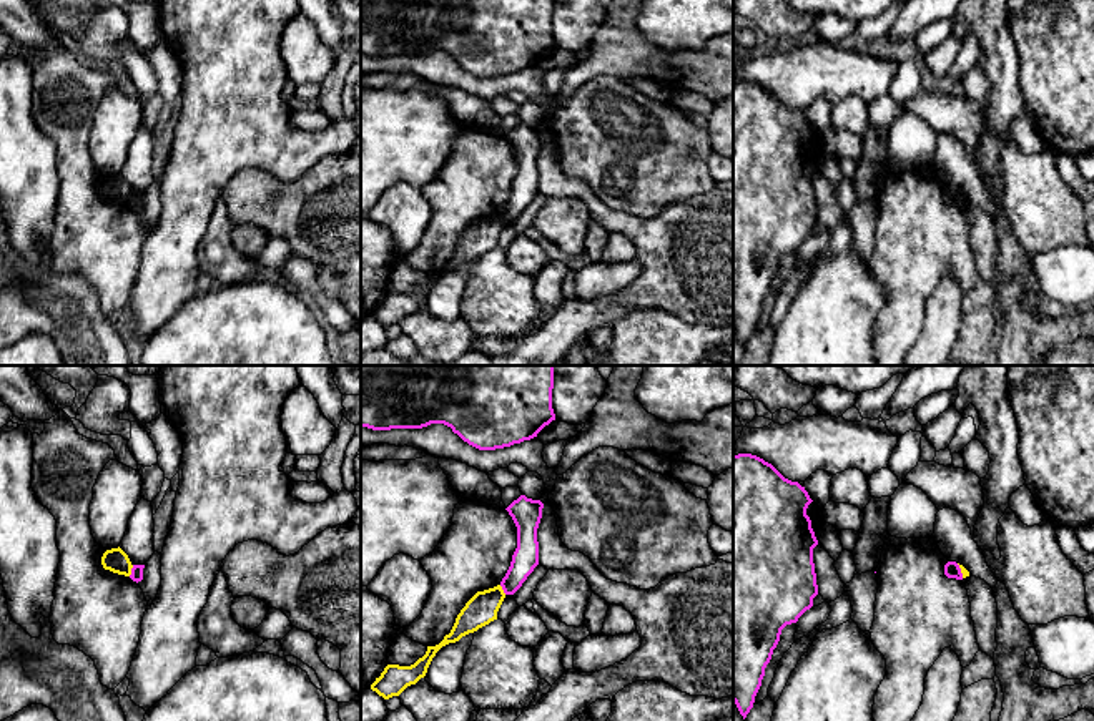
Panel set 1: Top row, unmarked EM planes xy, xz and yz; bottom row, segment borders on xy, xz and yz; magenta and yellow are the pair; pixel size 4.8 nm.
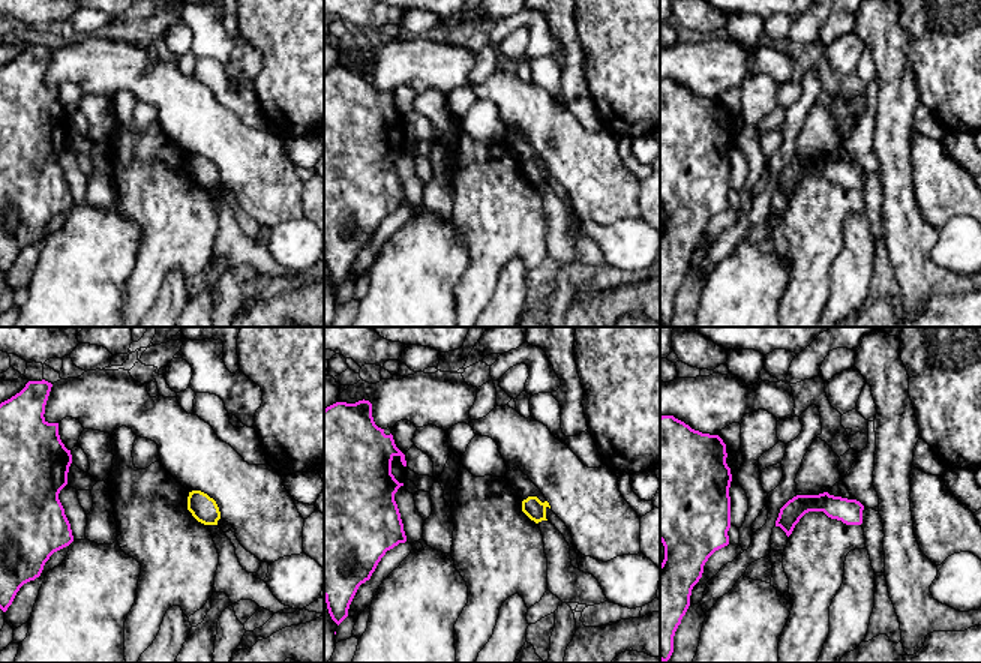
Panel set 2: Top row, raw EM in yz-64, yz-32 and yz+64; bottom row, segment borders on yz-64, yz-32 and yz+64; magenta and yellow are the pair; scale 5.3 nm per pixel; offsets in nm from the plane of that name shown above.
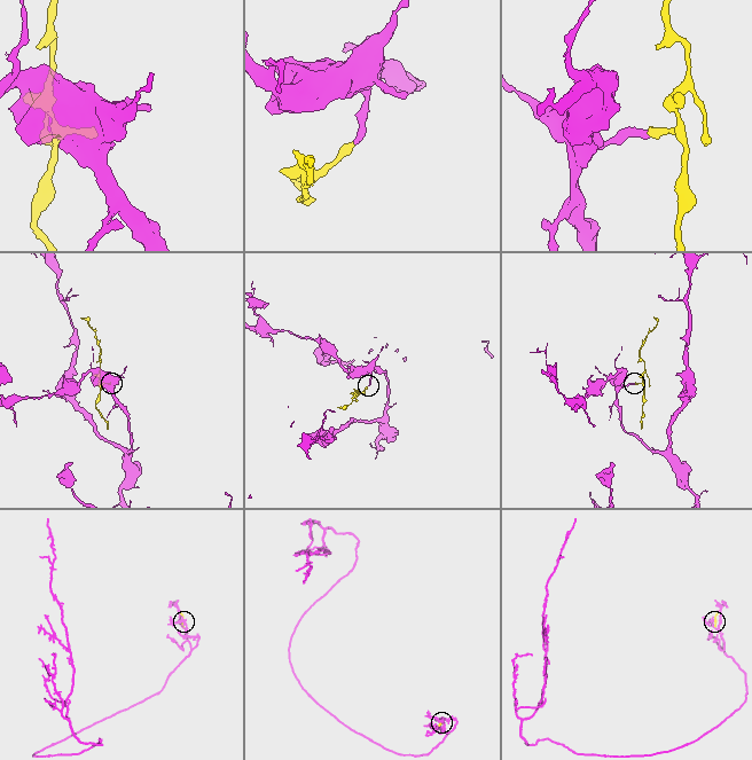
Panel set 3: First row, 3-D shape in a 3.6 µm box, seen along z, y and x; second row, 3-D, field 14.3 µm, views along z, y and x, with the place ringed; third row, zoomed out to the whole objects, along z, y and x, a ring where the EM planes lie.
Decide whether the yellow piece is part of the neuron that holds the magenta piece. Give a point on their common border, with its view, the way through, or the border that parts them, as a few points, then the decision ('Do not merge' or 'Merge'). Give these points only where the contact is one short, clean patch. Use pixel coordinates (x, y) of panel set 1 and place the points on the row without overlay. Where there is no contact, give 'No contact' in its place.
Touches magenta at xy (132, 198). Boundary: xy (133, 193), (128, 203). Do not merge

